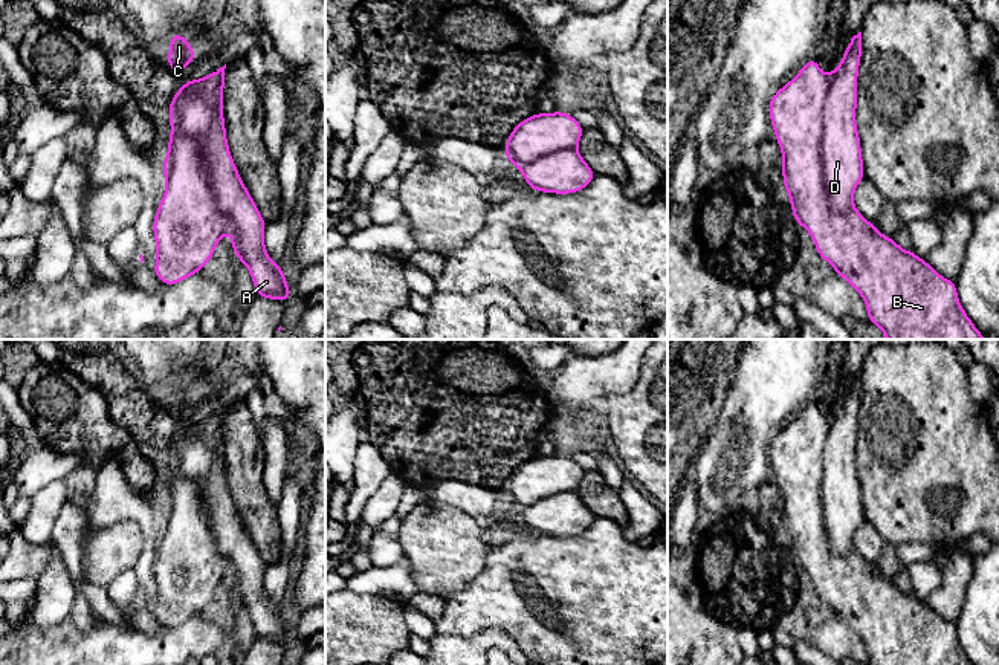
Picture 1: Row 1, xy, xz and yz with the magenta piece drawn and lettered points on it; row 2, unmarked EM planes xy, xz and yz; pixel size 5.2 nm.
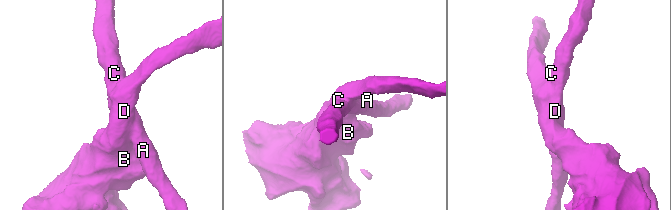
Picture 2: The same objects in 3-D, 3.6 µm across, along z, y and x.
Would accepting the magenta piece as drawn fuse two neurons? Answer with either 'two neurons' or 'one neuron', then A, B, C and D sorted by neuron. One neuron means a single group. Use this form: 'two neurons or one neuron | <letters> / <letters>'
two neurons | A C D / B

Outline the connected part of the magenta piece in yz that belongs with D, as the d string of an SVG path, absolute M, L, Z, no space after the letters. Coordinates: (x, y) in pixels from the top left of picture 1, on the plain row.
M862 375L851 381L839 410L828 419L822 456L823 524L829 547L837 555L855 552L854 532L866 520L855 465L860 402Z

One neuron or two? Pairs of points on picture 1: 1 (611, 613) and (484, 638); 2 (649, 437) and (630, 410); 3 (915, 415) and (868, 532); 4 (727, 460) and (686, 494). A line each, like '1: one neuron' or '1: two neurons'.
1: two neurons
2: one neuron
3: two neurons
4: two neurons

